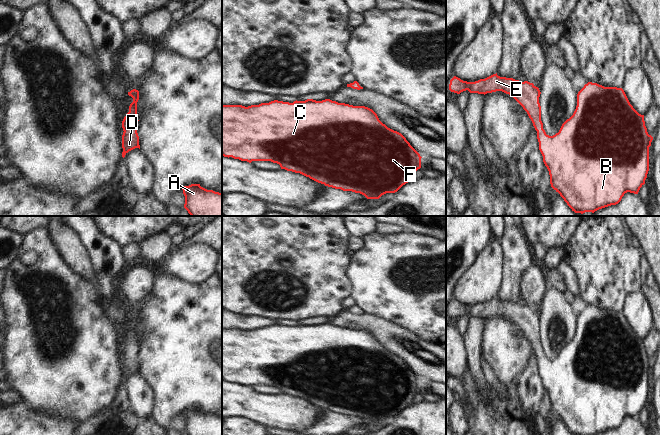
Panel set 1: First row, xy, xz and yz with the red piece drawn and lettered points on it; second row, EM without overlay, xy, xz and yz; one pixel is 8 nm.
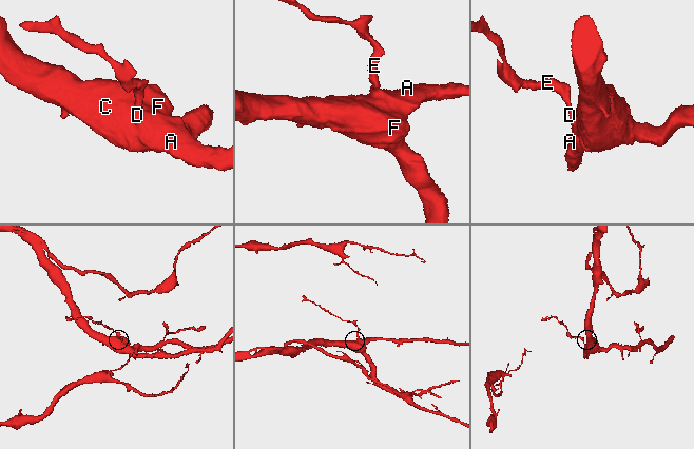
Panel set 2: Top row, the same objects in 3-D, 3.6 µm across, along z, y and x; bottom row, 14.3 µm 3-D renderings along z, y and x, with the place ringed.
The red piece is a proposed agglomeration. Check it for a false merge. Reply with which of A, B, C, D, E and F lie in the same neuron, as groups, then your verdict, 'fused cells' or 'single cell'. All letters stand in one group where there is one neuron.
groups A B C D E F; single cell

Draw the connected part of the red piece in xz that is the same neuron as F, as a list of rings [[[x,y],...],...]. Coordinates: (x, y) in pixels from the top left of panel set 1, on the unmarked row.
[[[330,323],[293,327],[274,324],[248,331],[222,328],[222,380],[249,387],[271,385],[281,393],[300,397],[328,411],[360,417],[367,423],[397,416],[421,392],[422,382],[401,357],[383,348],[372,333]]]

